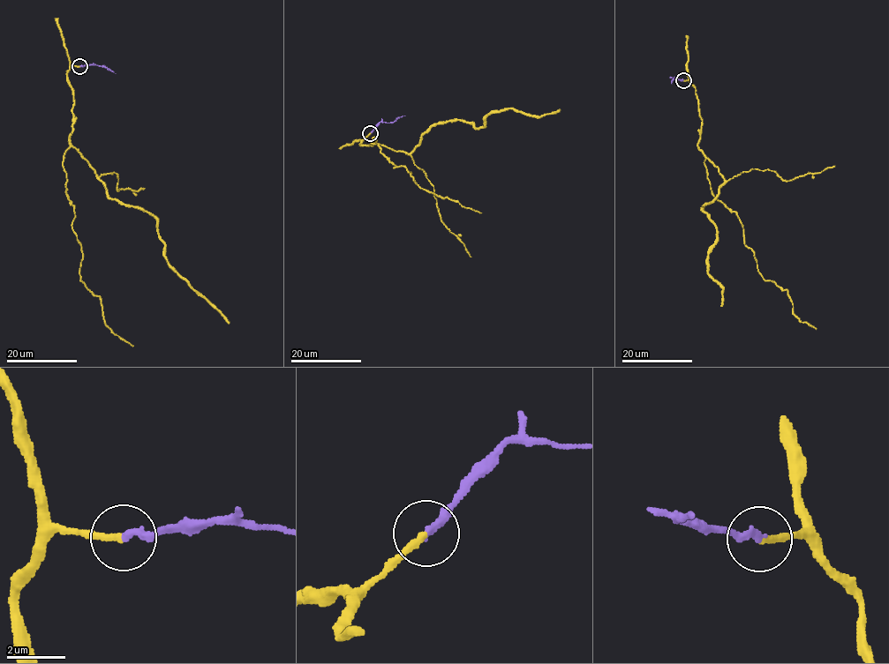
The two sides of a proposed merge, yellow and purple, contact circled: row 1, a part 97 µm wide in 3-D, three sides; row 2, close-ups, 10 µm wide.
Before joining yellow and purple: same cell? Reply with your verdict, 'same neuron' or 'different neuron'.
same neuron

